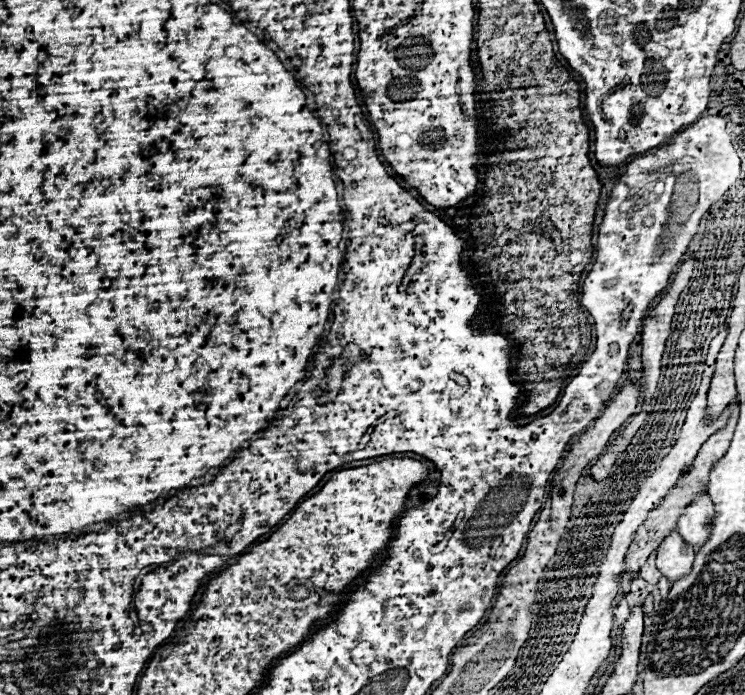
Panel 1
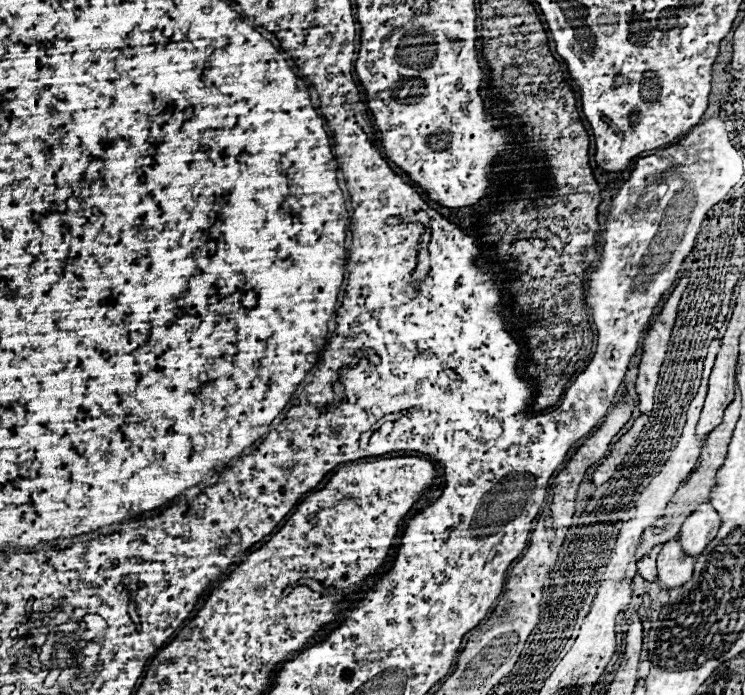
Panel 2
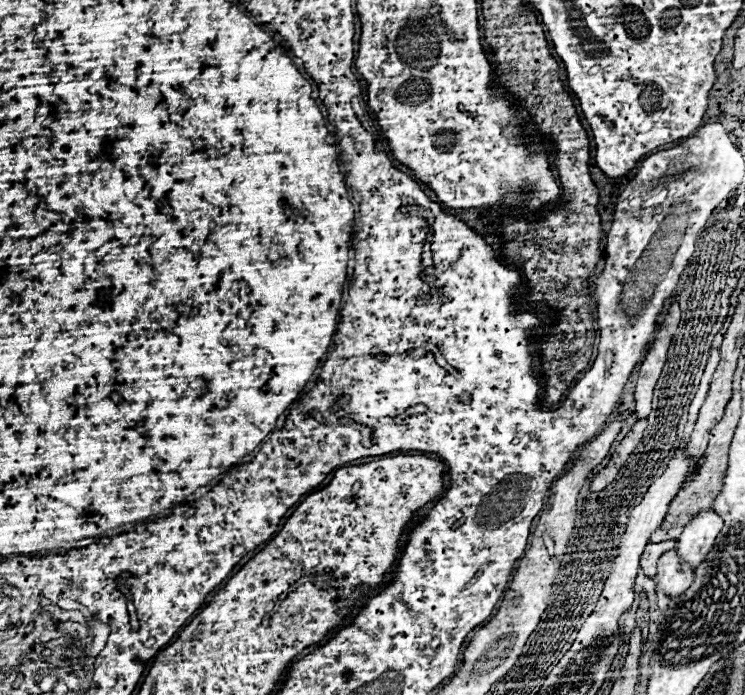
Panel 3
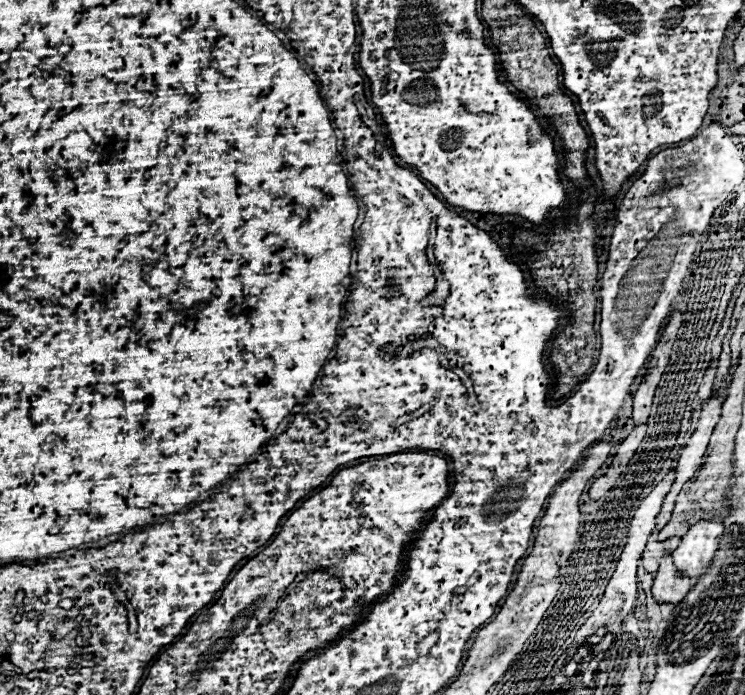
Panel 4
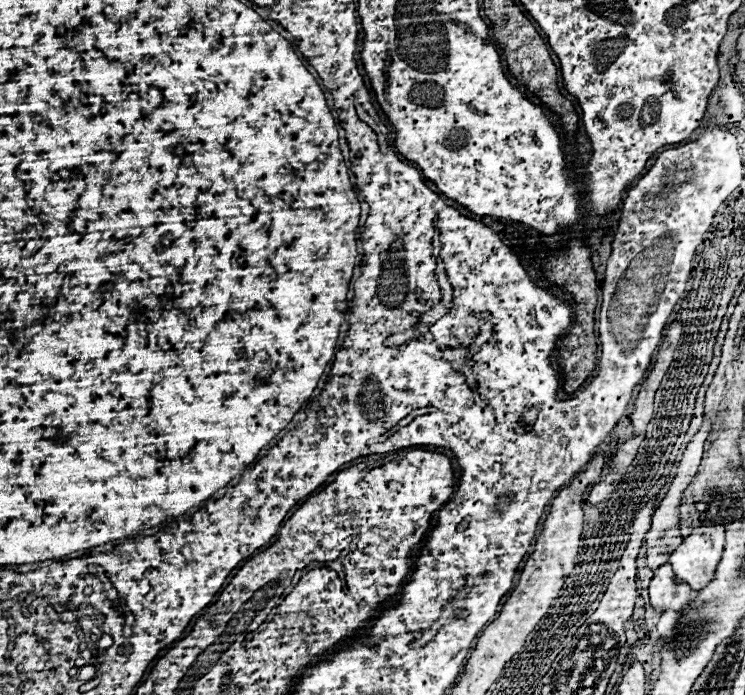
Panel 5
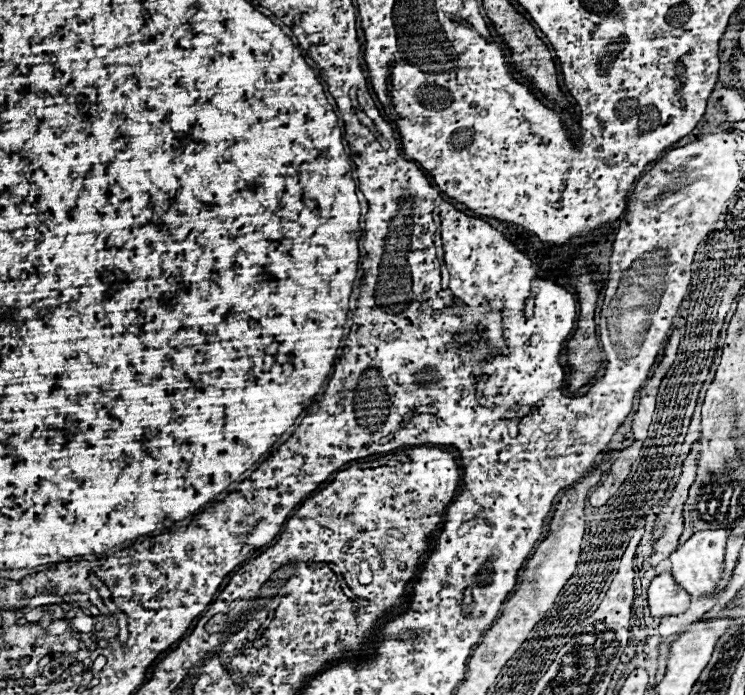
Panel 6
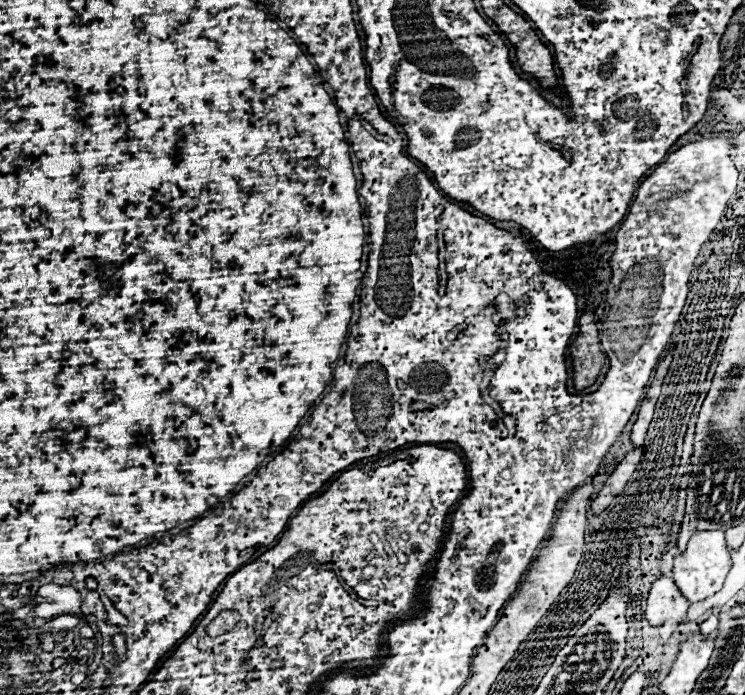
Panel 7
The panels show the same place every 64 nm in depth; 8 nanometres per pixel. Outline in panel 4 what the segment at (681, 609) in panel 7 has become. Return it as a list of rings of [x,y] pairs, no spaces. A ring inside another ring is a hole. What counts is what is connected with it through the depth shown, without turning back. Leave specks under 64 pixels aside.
[[[664,556],[660,560],[660,568],[656,572],[654,584],[652,584],[652,594],[658,602],[668,602],[668,604],[678,604],[688,590],[692,588],[692,580],[688,576],[682,576],[678,568],[674,568],[672,556]]]

